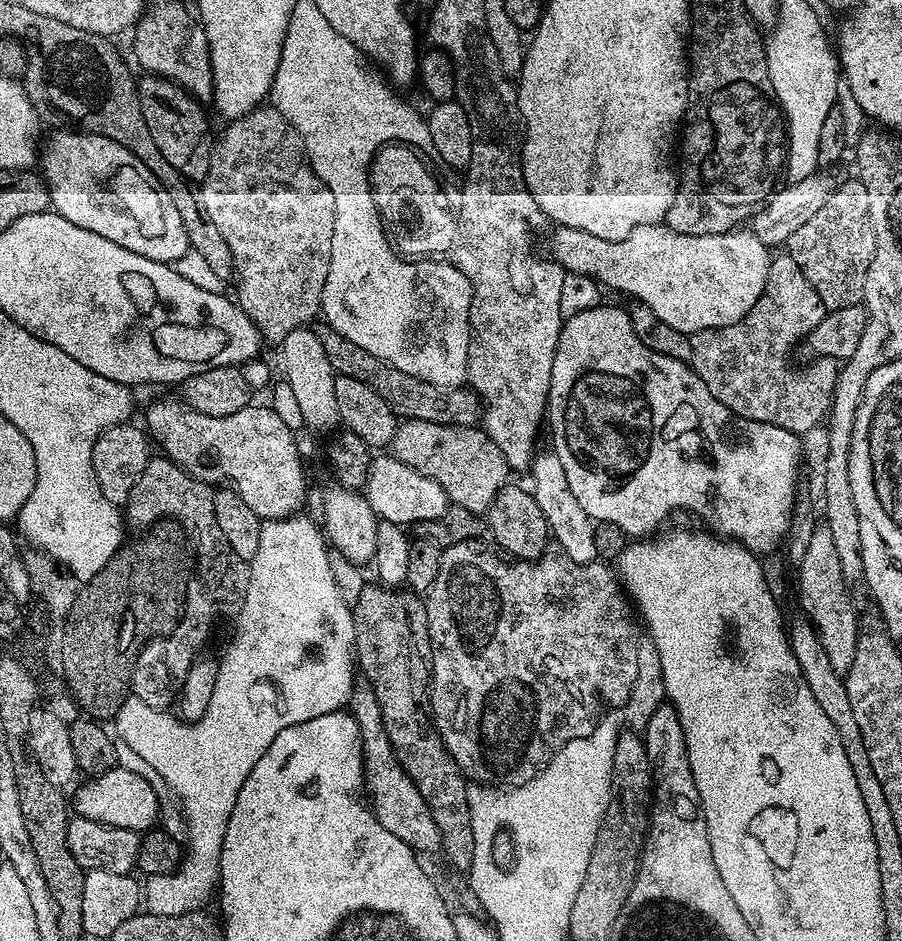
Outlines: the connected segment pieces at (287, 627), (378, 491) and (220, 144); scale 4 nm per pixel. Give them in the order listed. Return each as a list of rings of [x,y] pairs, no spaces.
[[[297,514],[285,520],[261,523],[258,554],[254,554],[247,568],[248,585],[244,588],[244,605],[236,620],[236,634],[224,657],[219,657],[214,694],[210,694],[206,714],[198,721],[187,723],[171,711],[146,706],[137,696],[129,695],[114,718],[115,735],[124,739],[125,746],[132,748],[138,759],[145,760],[168,783],[169,790],[178,799],[184,800],[188,844],[186,840],[180,867],[175,872],[147,877],[142,888],[143,903],[154,915],[186,914],[203,909],[211,896],[213,899],[220,879],[220,851],[234,802],[238,802],[246,778],[254,766],[258,766],[270,742],[274,742],[282,730],[298,726],[298,722],[310,722],[310,718],[341,711],[352,698],[354,622],[351,607],[357,604],[366,583],[361,567],[342,559],[336,551],[330,552],[321,525],[307,520],[304,514]]]
[[[390,454],[377,455],[372,462],[371,472],[364,487],[368,505],[380,520],[399,526],[415,526],[426,521],[437,520],[448,511],[450,501],[440,484],[418,474],[404,462],[398,462]]]
[[[261,106],[254,109],[253,112],[247,112],[246,115],[238,117],[237,120],[231,121],[227,127],[228,129],[221,136],[218,136],[218,139],[212,145],[210,166],[198,188],[200,206],[208,220],[214,222],[214,226],[218,226],[222,238],[226,238],[226,246],[230,246],[234,285],[236,284],[234,296],[240,309],[252,319],[254,326],[267,343],[269,340],[272,346],[278,346],[284,341],[286,334],[290,334],[290,330],[311,325],[313,323],[311,320],[315,316],[319,317],[321,315],[320,303],[326,286],[326,274],[330,270],[330,242],[334,238],[336,195],[329,190],[328,184],[322,182],[322,178],[318,178],[318,174],[312,169],[312,164],[308,161],[308,151],[304,149],[304,143],[298,134],[298,130],[294,126],[290,126],[290,122],[286,122],[284,115],[276,108]]]

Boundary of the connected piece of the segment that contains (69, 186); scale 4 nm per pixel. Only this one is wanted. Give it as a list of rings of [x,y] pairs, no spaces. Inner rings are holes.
[[[56,131],[60,132],[54,133],[48,145],[42,148],[42,175],[55,212],[74,222],[74,226],[94,230],[94,234],[102,234],[102,238],[110,238],[110,242],[118,242],[118,246],[126,246],[126,250],[134,250],[134,254],[142,254],[142,258],[150,258],[154,262],[175,265],[188,253],[190,245],[186,226],[182,226],[182,214],[174,210],[174,202],[170,202],[163,188],[146,179],[144,163],[137,156],[130,154],[126,146],[118,146],[118,142],[93,132]]]

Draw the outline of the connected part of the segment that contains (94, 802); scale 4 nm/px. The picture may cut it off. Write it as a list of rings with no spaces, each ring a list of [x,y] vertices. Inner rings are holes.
[[[122,766],[109,767],[102,774],[93,775],[82,784],[83,782],[75,789],[77,792],[74,798],[72,797],[72,808],[77,816],[141,834],[154,828],[159,821],[158,794],[155,788],[134,770]]]

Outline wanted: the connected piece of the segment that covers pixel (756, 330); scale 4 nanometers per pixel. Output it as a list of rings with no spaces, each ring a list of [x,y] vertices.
[[[787,254],[773,255],[766,286],[758,302],[754,302],[754,306],[746,314],[746,318],[734,322],[734,326],[691,333],[690,367],[696,371],[698,378],[702,378],[702,382],[706,382],[706,390],[710,390],[710,394],[714,394],[714,398],[718,398],[722,406],[729,408],[741,420],[766,422],[782,430],[805,434],[804,432],[810,431],[819,420],[821,423],[827,417],[836,379],[840,373],[840,364],[834,357],[821,356],[813,359],[813,364],[795,372],[788,365],[788,355],[796,343],[800,344],[808,333],[822,322],[825,313],[822,298],[818,298],[818,290],[814,290],[814,286],[806,282],[806,274],[802,274],[798,262],[794,262],[794,258]]]

